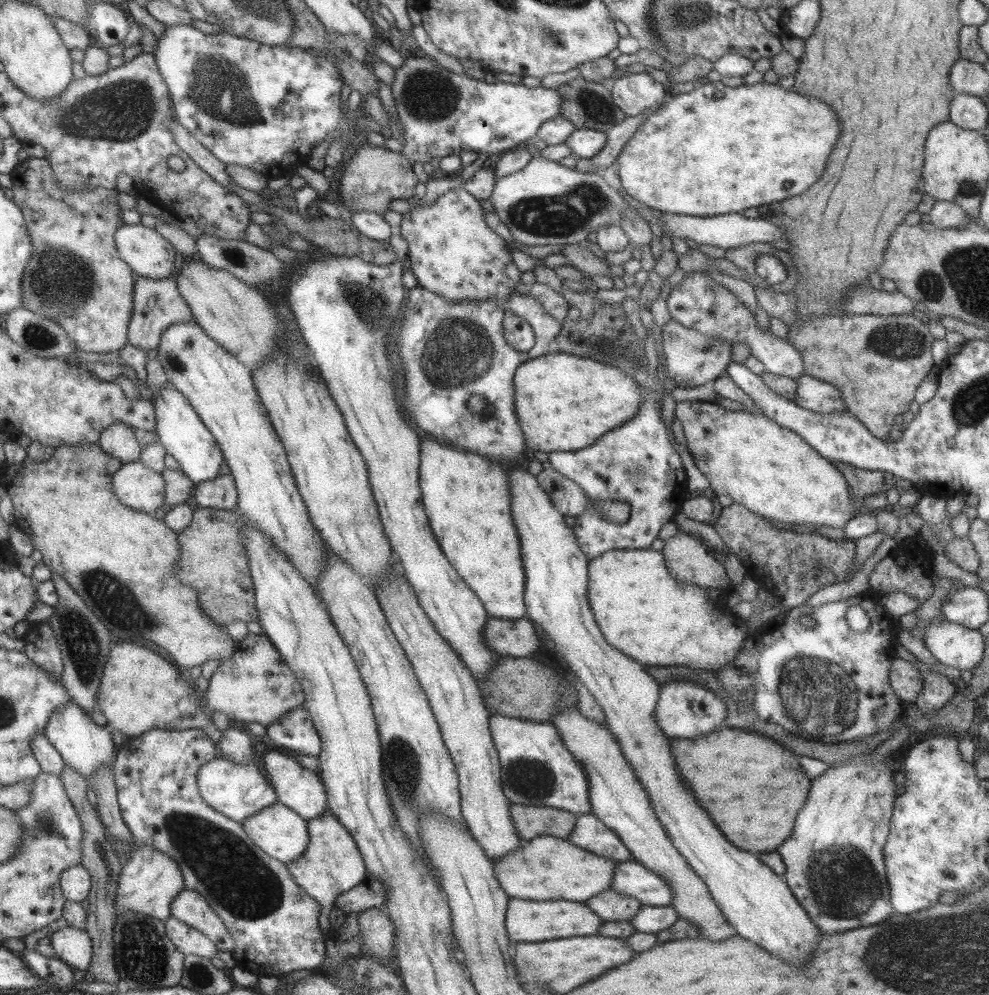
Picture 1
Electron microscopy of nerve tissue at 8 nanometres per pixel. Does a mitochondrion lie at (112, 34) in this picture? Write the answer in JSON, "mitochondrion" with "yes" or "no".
{"mitochondrion":"no"}

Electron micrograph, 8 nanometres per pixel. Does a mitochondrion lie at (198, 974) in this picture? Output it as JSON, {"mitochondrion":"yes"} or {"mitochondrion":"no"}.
{"mitochondrion":"yes"}

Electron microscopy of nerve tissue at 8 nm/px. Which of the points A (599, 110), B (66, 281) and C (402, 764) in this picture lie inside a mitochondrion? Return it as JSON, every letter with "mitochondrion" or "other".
{"A":"mitochondrion","B":"mitochondrion","C":"mitochondrion"}

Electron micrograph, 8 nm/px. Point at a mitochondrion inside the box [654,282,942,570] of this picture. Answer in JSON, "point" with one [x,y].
{"point":[902,343]}

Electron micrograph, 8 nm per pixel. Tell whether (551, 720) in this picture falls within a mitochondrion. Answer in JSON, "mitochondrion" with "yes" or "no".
{"mitochondrion":"no"}

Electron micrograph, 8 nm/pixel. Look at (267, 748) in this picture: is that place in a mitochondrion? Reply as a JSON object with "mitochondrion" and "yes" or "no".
{"mitochondrion":"no"}

